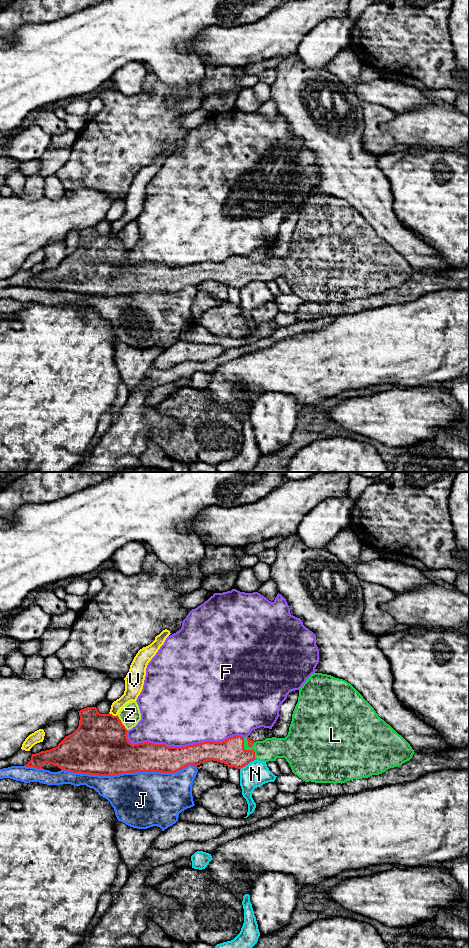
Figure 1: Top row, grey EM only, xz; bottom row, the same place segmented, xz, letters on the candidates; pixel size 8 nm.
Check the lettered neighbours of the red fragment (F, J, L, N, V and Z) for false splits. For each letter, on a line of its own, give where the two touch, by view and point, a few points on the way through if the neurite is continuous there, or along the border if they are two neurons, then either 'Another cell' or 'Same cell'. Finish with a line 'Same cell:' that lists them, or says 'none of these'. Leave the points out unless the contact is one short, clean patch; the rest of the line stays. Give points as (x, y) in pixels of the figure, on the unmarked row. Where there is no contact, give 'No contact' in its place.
F: Touches red at xz (181, 267). Another cell
J: Touches red at xz (128, 292). Another cell
L: Touches red at xz (247, 270). Path across: xz (231, 272), (247, 270), (270, 269). Same cell
N: Touches red at xz (247, 284). Boundary: xz (255, 279), (240, 289). Another cell
V: Touches red at xz (112, 235). Another cell
Z: Touches red at xz (121, 242). Another cell
Same cell: L

